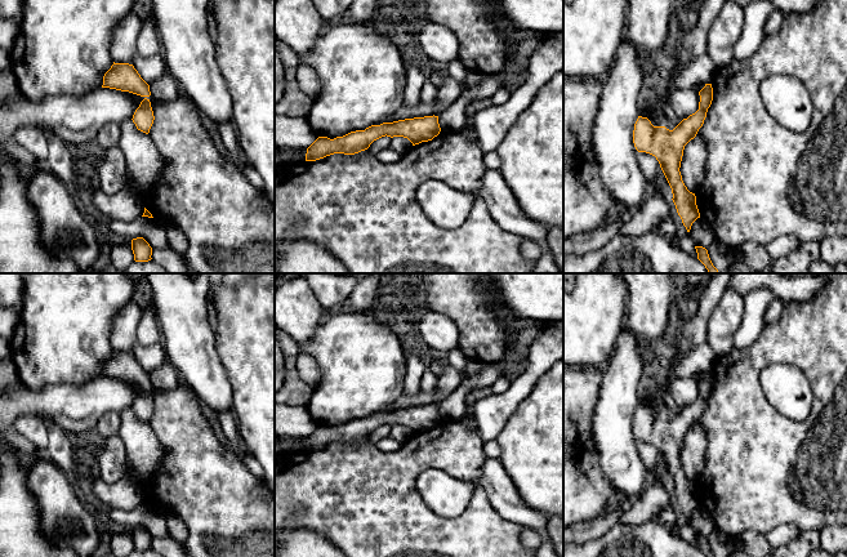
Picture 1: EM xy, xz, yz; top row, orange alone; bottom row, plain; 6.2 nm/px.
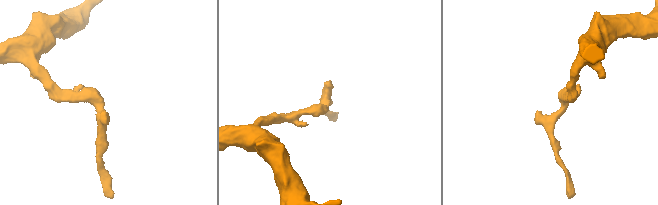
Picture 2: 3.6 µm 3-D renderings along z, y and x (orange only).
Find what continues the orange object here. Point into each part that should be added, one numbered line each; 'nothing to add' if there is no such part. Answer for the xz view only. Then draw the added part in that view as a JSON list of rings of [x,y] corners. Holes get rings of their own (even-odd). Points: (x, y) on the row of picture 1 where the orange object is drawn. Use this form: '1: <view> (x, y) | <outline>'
nothing to add

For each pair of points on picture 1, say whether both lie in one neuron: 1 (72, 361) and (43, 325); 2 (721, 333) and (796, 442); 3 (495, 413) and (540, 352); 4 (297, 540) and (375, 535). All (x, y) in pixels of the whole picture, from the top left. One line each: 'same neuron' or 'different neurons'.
1: same neuron
2: different neurons
3: same neuron
4: different neurons

